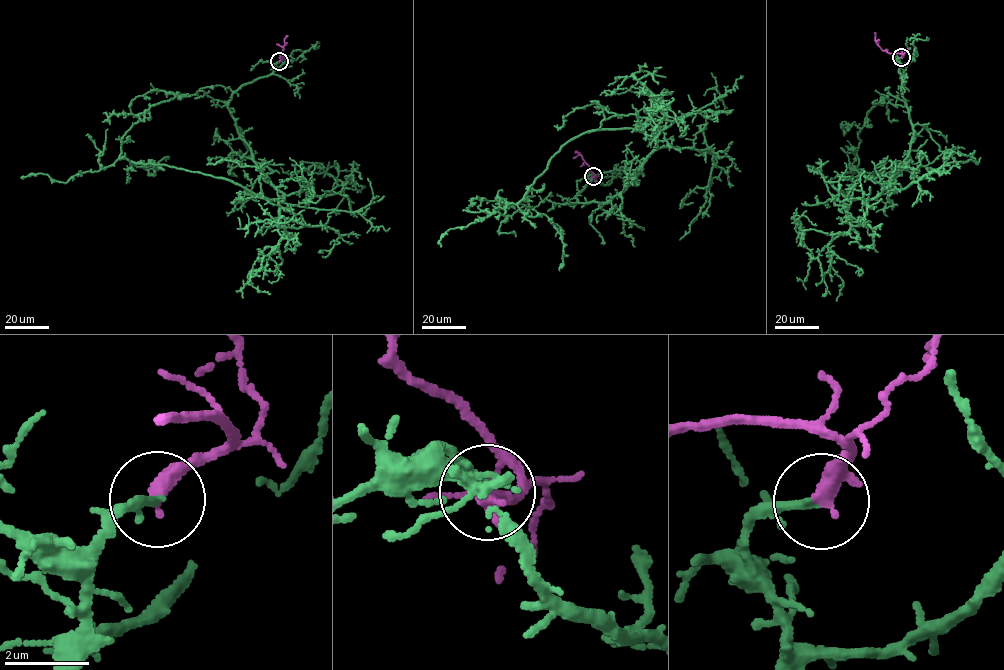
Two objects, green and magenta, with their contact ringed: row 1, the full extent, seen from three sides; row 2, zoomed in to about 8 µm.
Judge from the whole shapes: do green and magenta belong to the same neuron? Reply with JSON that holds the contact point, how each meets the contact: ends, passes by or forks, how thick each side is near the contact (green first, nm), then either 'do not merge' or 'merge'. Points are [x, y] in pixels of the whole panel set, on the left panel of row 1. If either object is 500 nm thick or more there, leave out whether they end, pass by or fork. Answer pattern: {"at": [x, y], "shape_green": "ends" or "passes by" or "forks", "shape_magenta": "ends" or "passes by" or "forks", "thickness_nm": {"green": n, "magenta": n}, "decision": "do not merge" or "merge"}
{"at": [279, 61], "shape_green": "passes by", "shape_magenta": "ends", "thickness_nm": {"green": 130, "magenta": 440}, "decision": "merge"}

